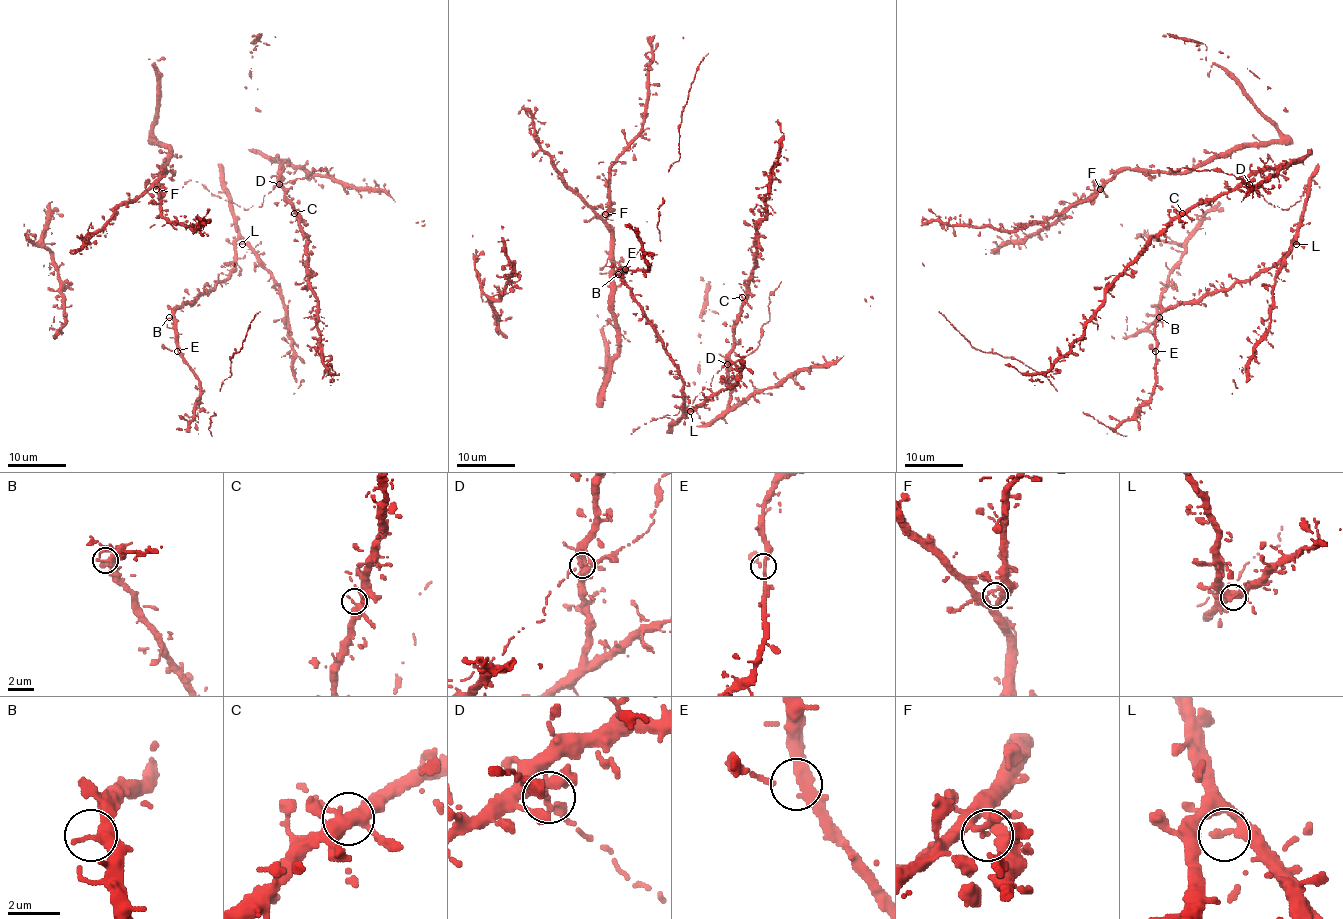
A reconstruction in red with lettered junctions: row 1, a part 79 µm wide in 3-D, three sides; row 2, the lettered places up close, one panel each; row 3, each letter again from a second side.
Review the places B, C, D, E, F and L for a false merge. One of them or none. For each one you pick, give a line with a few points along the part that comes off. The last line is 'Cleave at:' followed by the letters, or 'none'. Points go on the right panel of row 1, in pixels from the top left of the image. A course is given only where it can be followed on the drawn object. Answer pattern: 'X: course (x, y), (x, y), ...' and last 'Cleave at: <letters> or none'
Cleave at: none

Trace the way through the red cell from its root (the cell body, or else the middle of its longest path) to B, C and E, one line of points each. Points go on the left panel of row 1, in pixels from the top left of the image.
B: (234, 216), (237, 241), (232, 272), (197, 300), (180, 306), (169, 317)
C: (234, 216), (227, 200), (245, 209), (261, 206), (265, 194), (279, 181), (294, 213)
E: (234, 216), (237, 232), (234, 267), (211, 290), (175, 310), (177, 351)

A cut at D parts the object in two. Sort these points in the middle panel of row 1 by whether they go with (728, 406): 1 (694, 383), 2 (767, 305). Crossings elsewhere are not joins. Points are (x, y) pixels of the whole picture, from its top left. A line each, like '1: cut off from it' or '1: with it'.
1: with it
2: cut off from it

